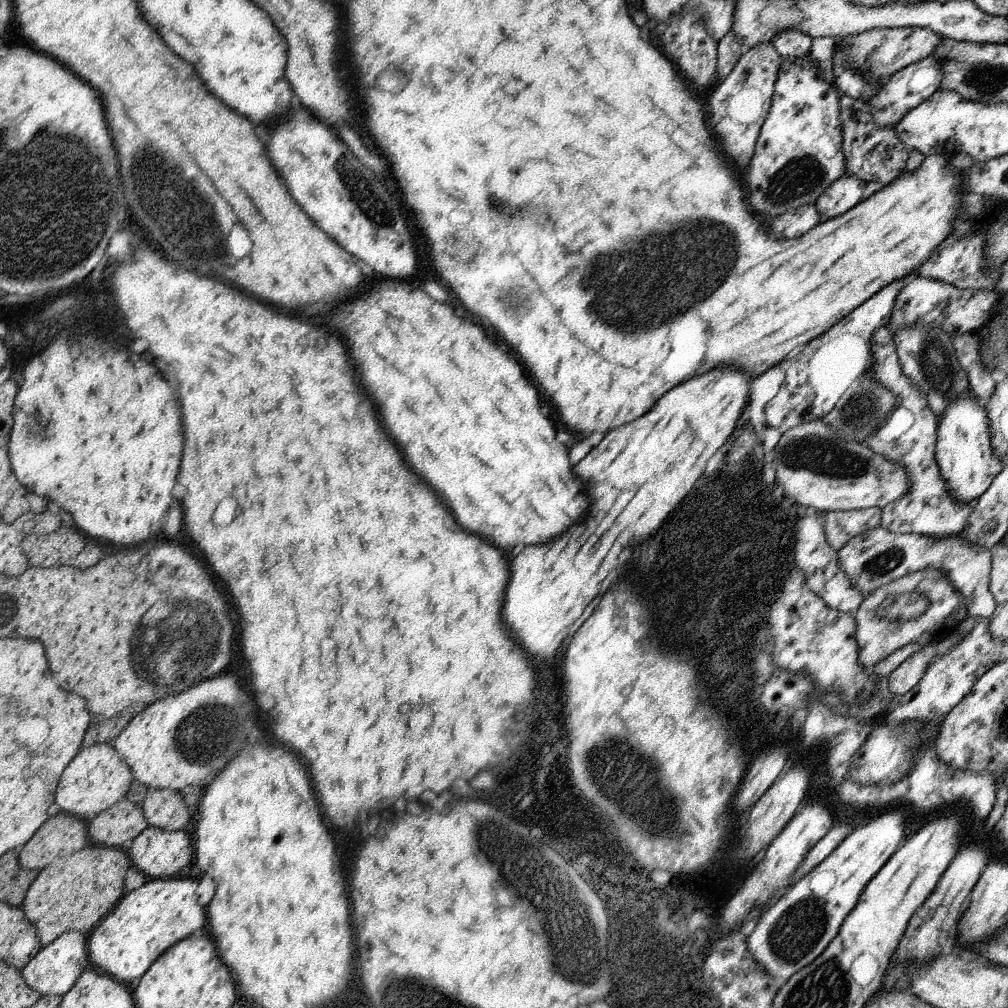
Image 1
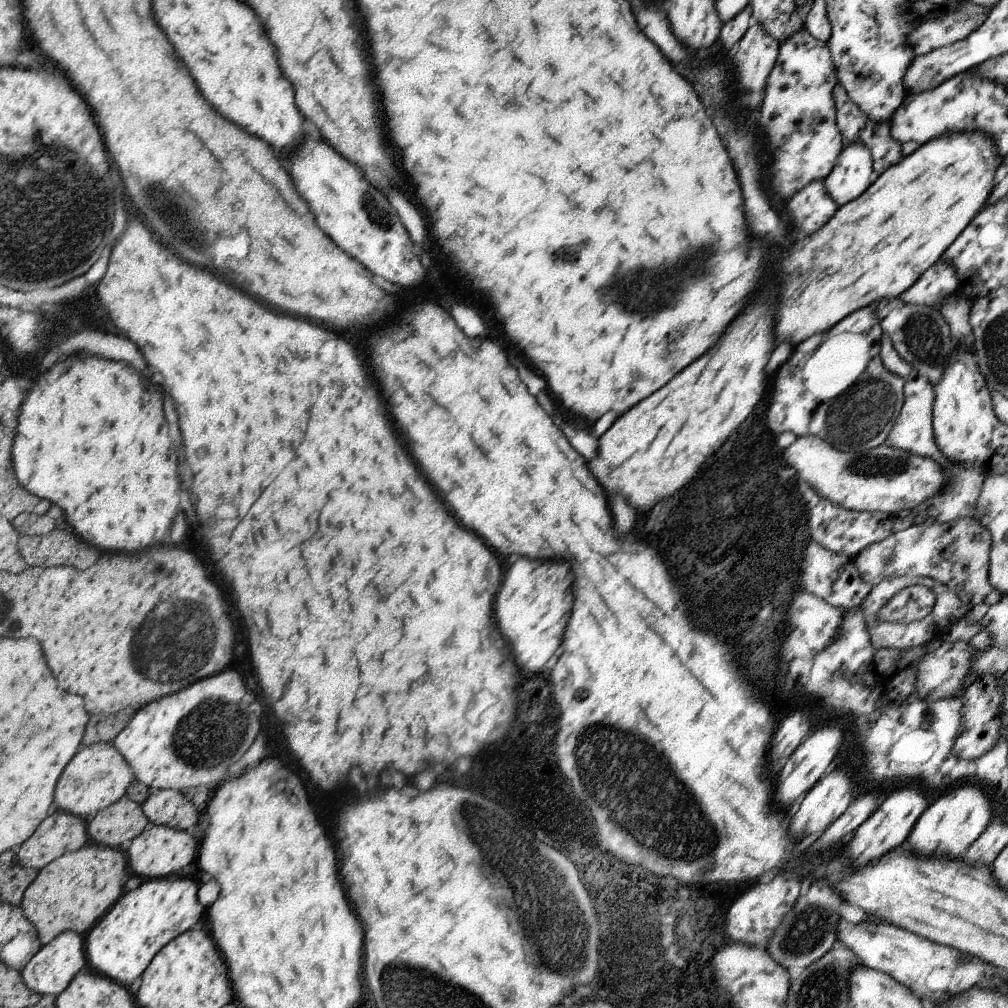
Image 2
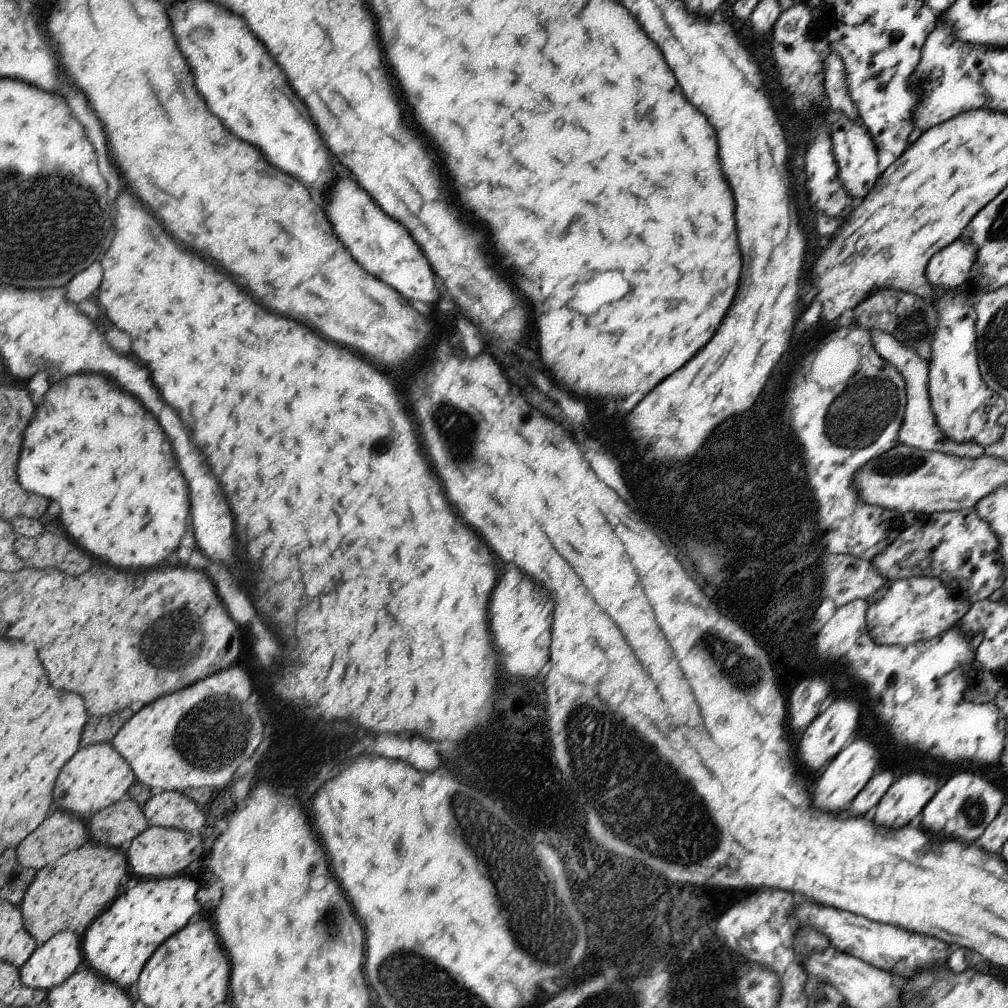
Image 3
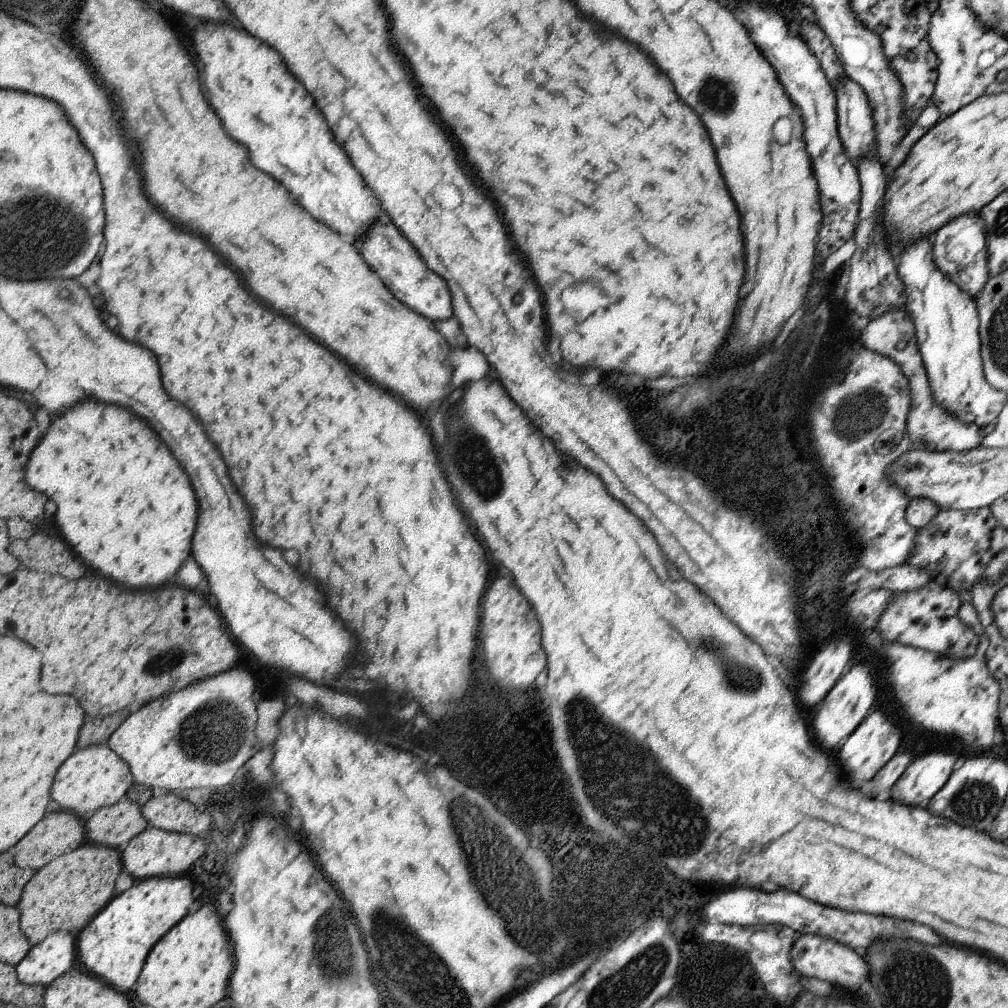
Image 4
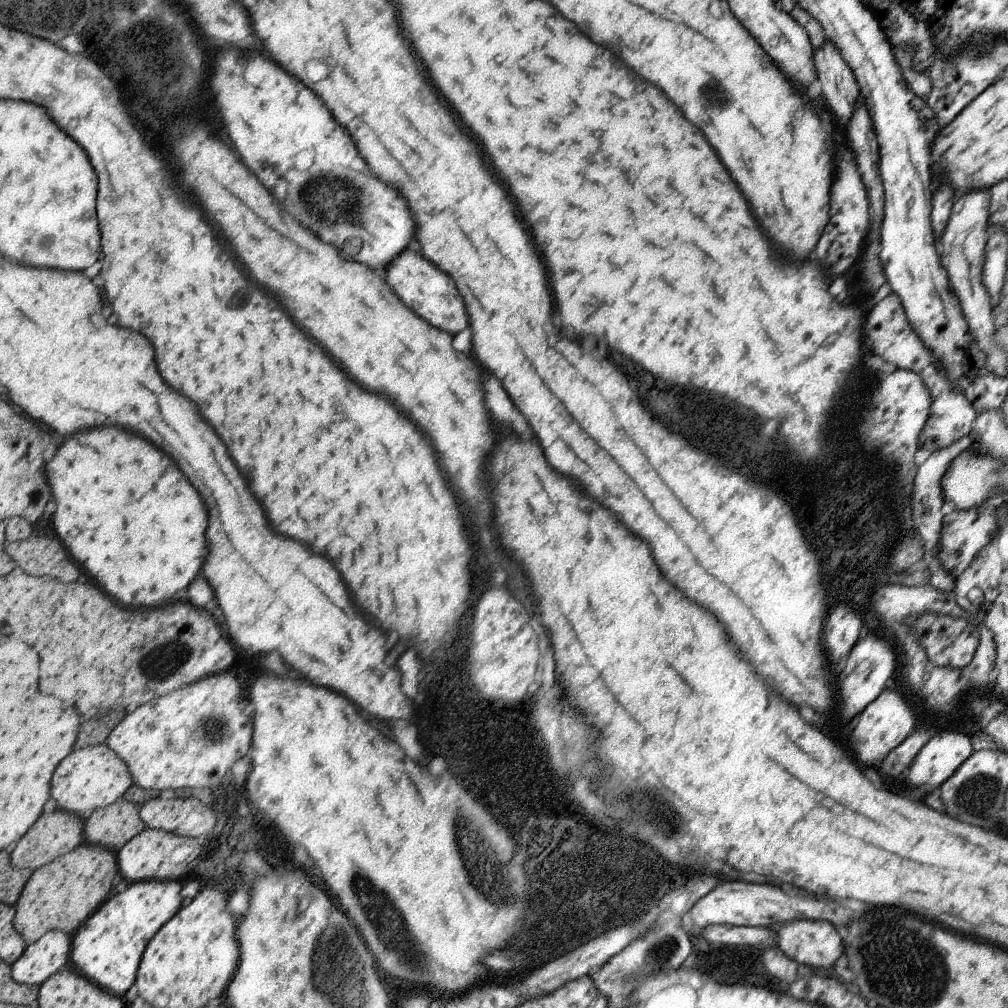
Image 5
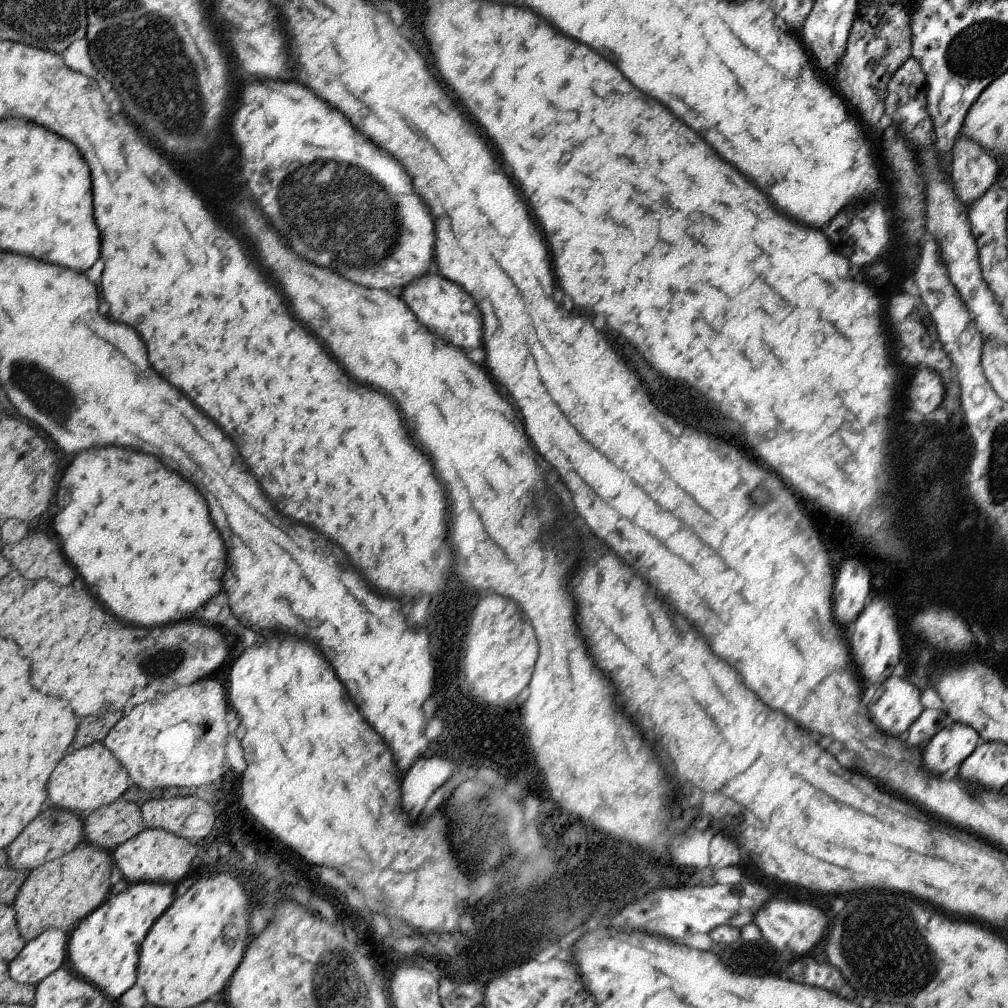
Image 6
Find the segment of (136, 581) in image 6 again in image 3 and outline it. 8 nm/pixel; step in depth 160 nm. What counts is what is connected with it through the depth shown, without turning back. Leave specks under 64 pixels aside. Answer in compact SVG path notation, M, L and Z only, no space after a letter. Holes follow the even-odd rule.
M76 374L50 386L44 402L34 412L34 422L24 430L17 470L23 490L62 506L60 520L71 540L116 568L160 566L176 550L186 530L190 514L188 484L176 468L168 436L140 400L116 388L102 374Z

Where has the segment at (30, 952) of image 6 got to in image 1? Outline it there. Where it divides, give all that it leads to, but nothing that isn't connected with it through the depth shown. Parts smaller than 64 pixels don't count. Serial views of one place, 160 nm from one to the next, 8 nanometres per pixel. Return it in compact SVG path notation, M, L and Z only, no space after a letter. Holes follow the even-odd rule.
M66 931L48 946L41 947L34 958L29 960L21 970L22 976L26 984L32 990L38 991L41 996L63 997L82 976L82 966L88 964L88 949L86 948L86 936L82 936L78 931Z

